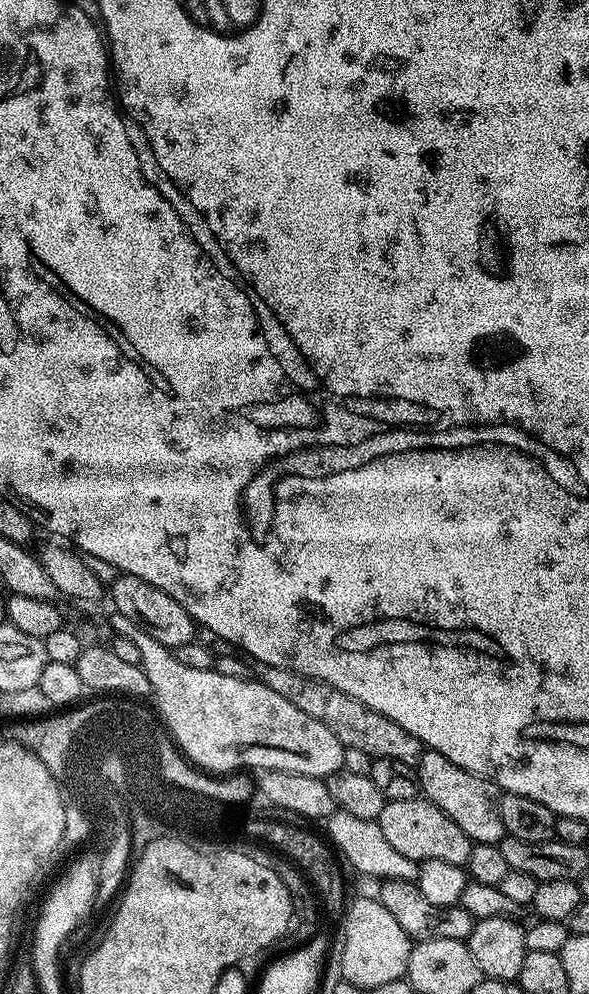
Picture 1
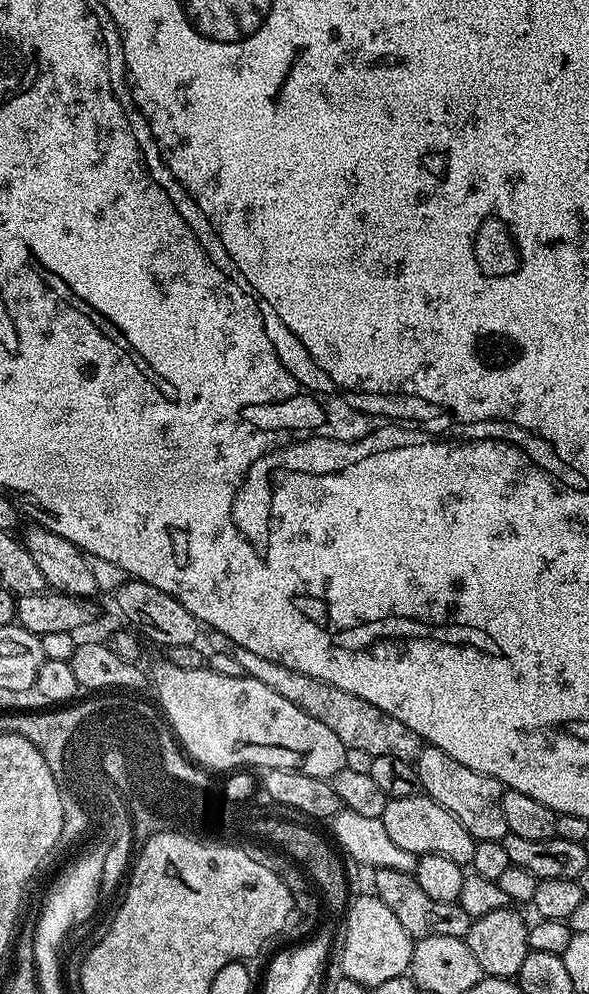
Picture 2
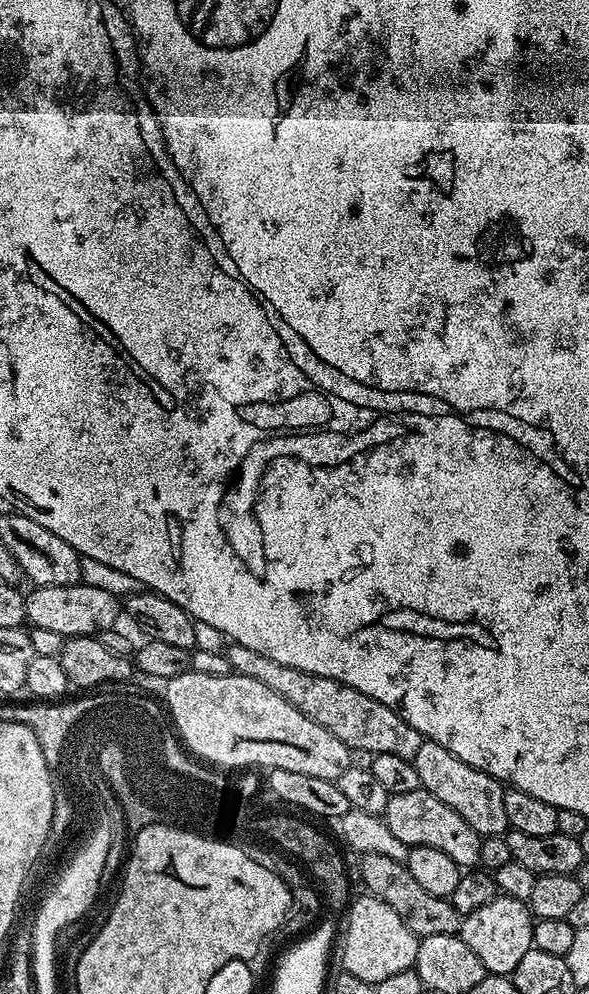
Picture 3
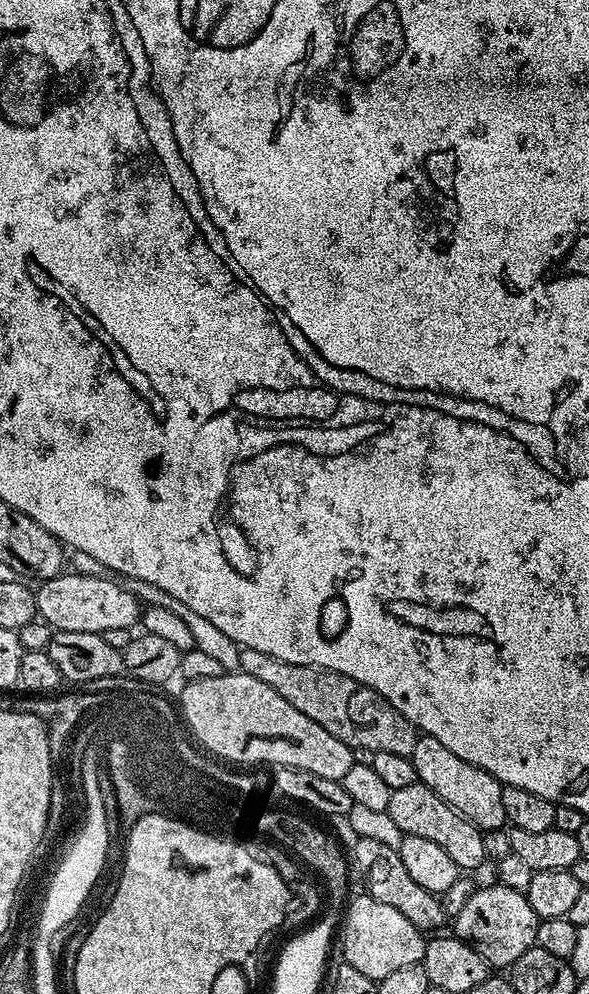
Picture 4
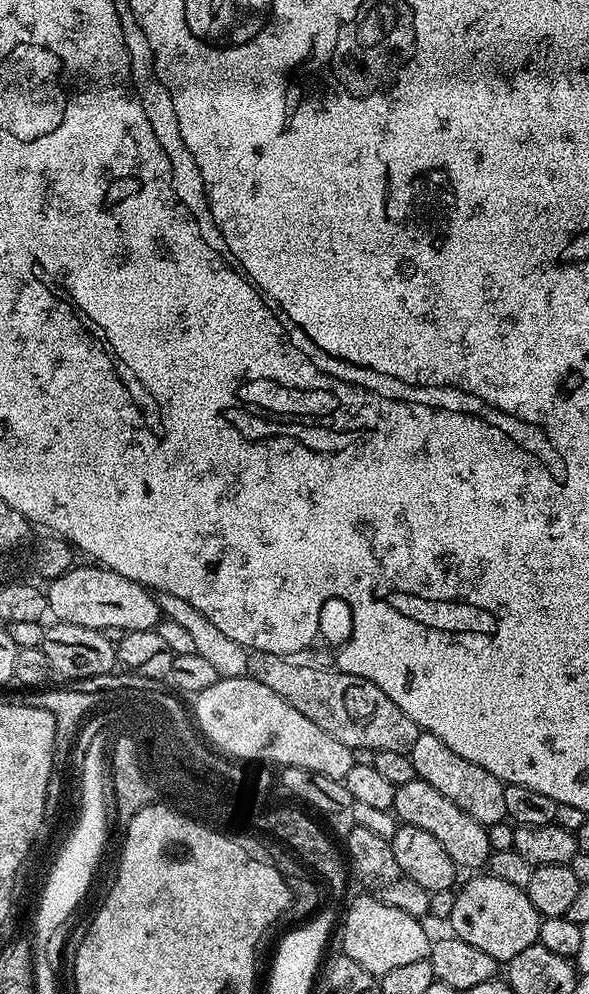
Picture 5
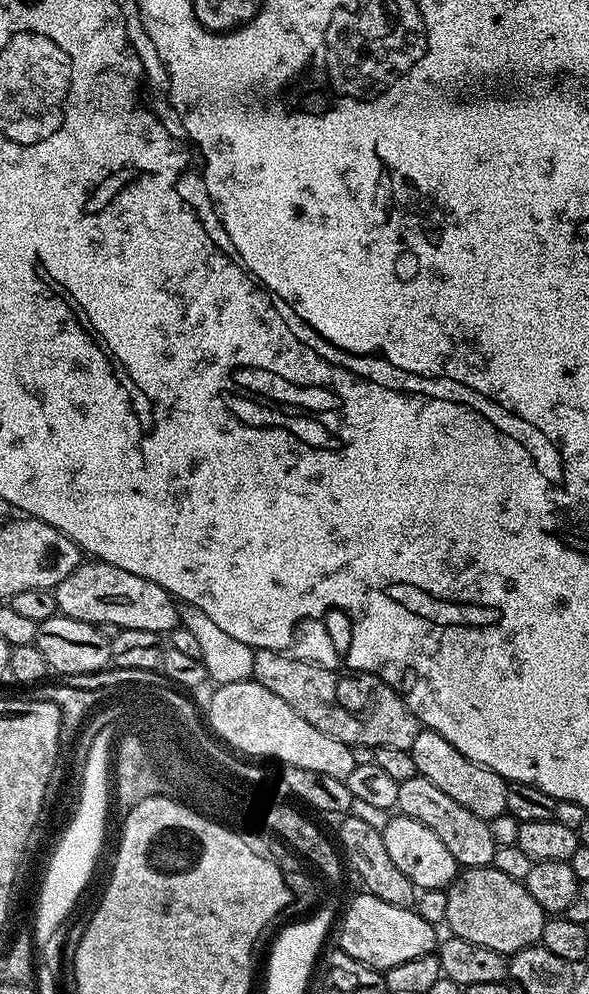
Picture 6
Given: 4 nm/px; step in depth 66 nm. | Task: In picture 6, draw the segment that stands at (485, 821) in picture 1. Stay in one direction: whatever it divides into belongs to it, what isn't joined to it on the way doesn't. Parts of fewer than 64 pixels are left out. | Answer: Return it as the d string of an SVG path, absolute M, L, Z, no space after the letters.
M421 727L418 738L414 738L411 753L417 776L426 778L426 782L434 782L434 786L438 786L438 790L443 790L449 798L454 798L454 802L466 806L466 810L470 810L470 814L478 814L478 818L489 821L508 811L506 790L509 781L504 780L502 774L498 774L494 770L466 758L466 754L454 750L454 746L450 746L450 742L446 742L446 738L442 738L442 734Z

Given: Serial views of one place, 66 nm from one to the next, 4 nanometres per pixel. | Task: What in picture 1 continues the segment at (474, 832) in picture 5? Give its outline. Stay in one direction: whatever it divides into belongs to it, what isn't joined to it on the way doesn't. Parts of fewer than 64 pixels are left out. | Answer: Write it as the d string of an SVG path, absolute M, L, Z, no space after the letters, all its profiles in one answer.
M406 798L406 802L387 801L382 806L379 818L382 835L405 858L414 861L437 860L454 862L454 866L464 868L470 858L473 840L460 829L438 806L423 798Z

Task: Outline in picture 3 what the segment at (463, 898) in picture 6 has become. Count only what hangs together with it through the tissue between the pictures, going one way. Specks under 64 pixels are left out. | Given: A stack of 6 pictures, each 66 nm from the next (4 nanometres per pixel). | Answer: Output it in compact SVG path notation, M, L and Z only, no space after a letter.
M496 895L490 902L478 906L460 922L458 935L478 959L482 961L485 973L493 976L508 976L522 962L522 957L531 950L534 917L529 905L518 898Z

